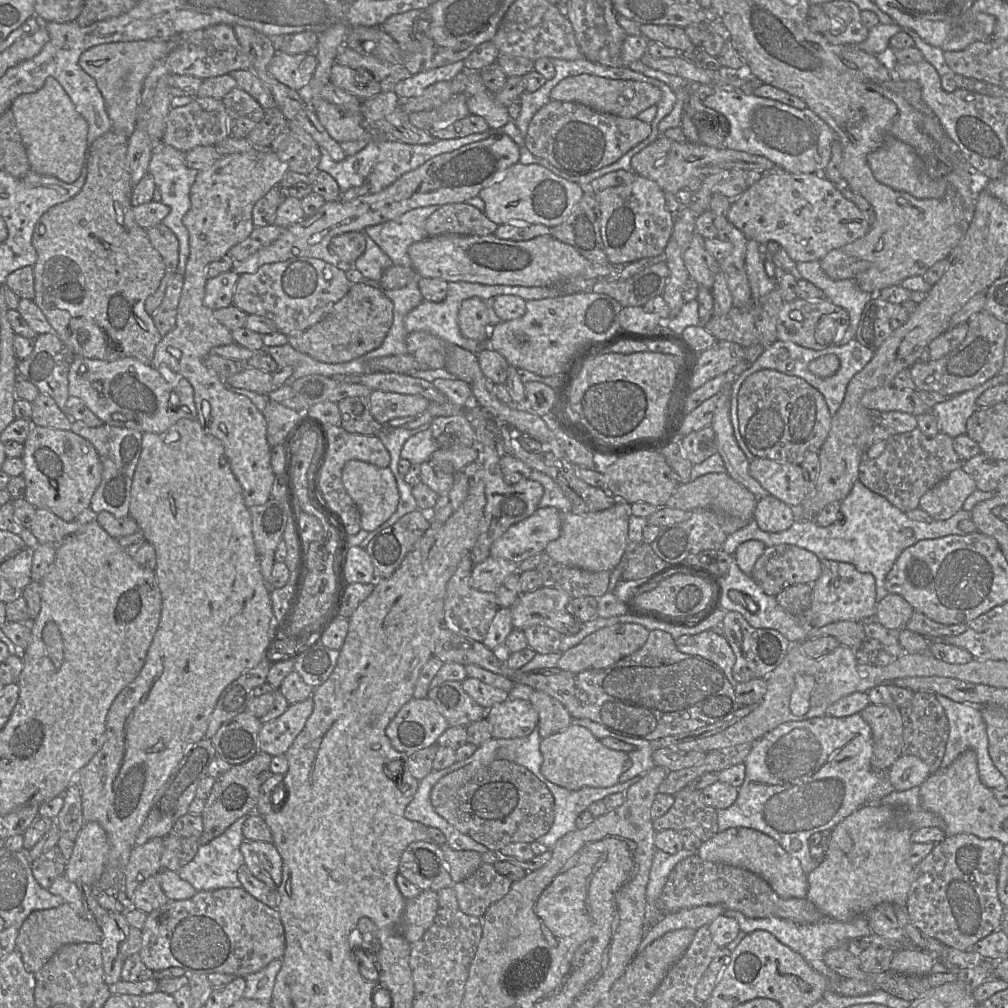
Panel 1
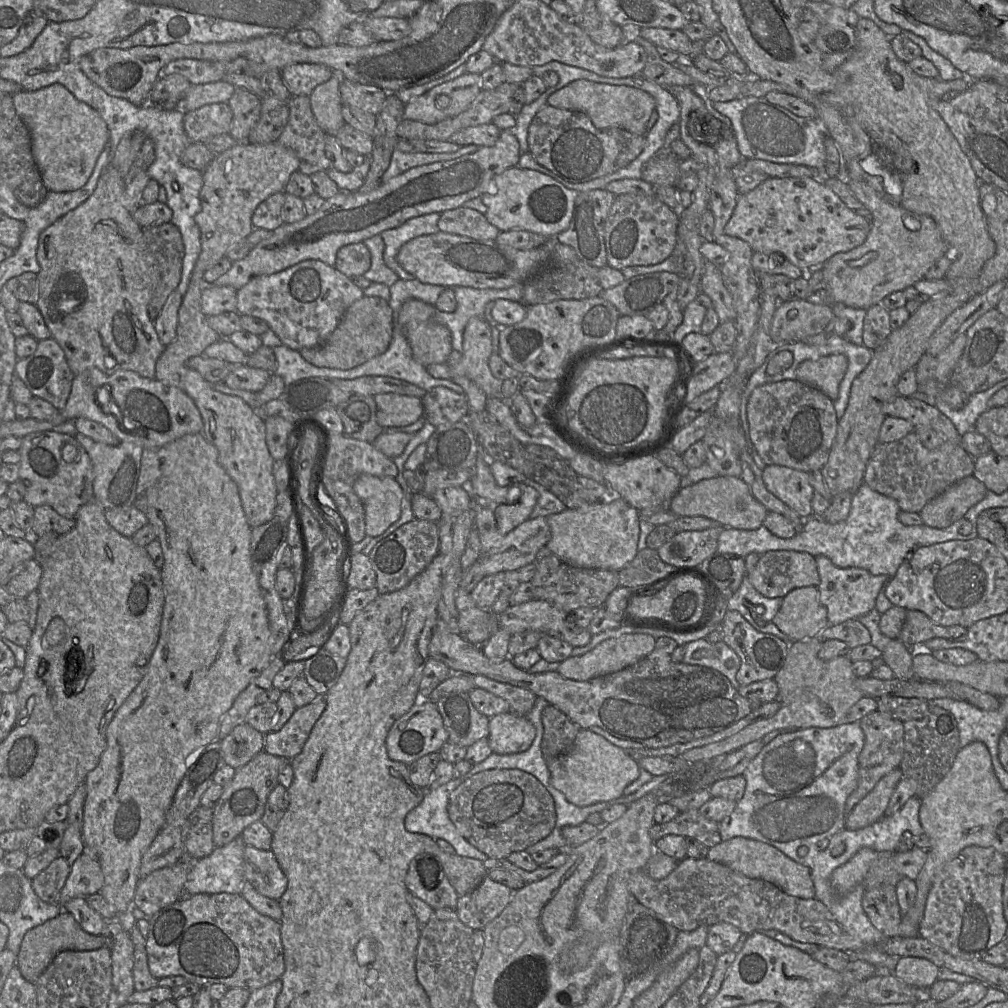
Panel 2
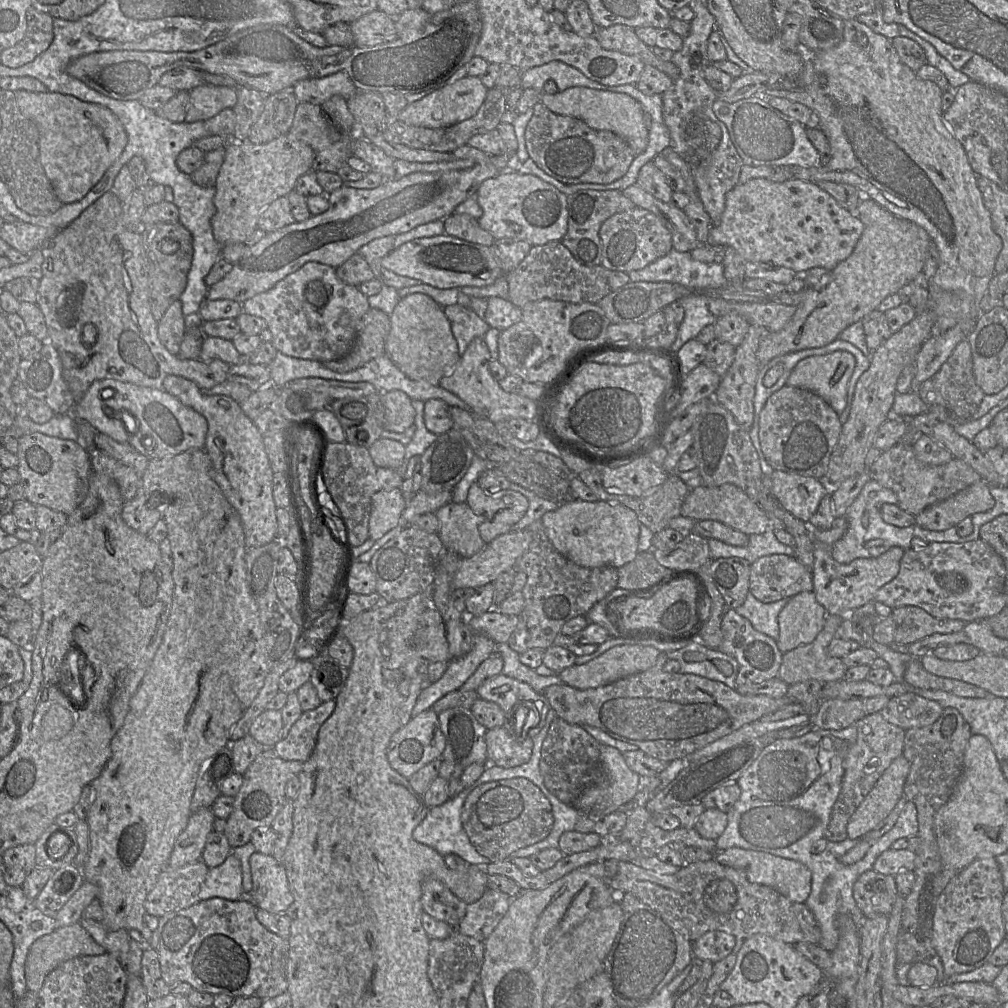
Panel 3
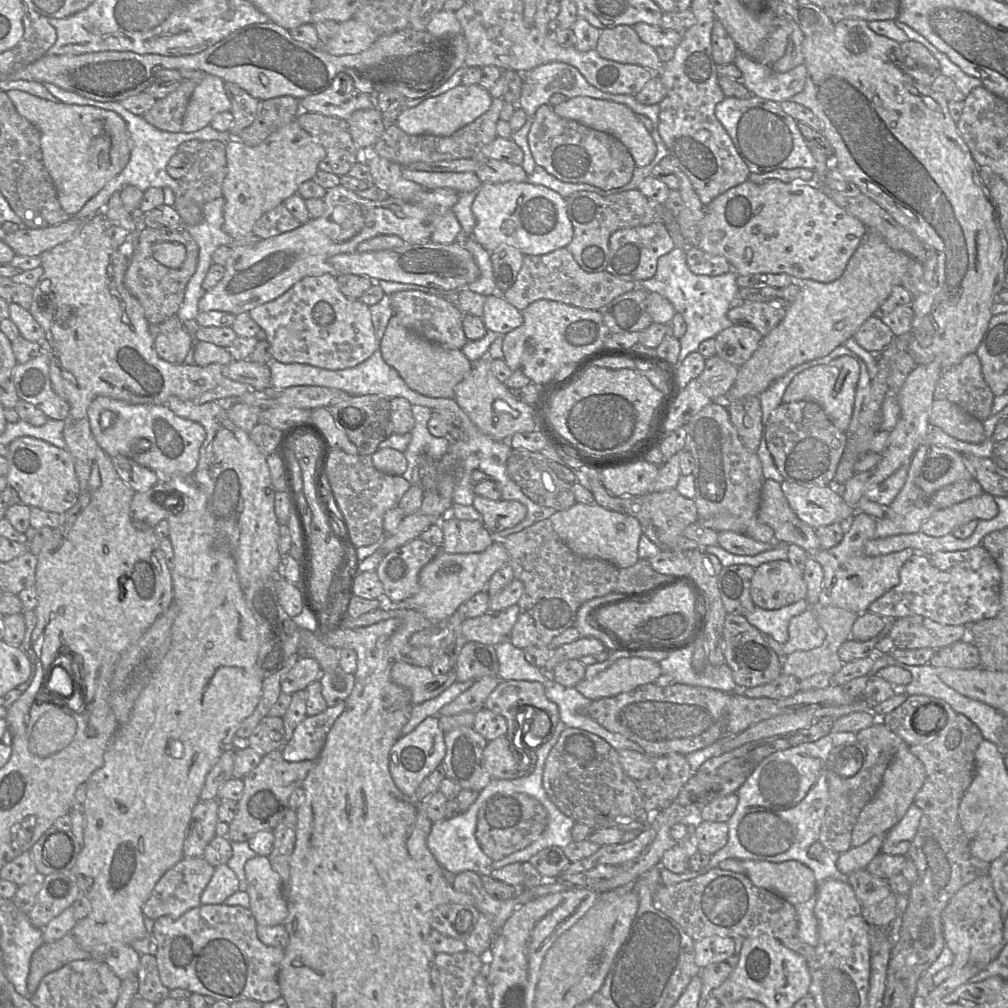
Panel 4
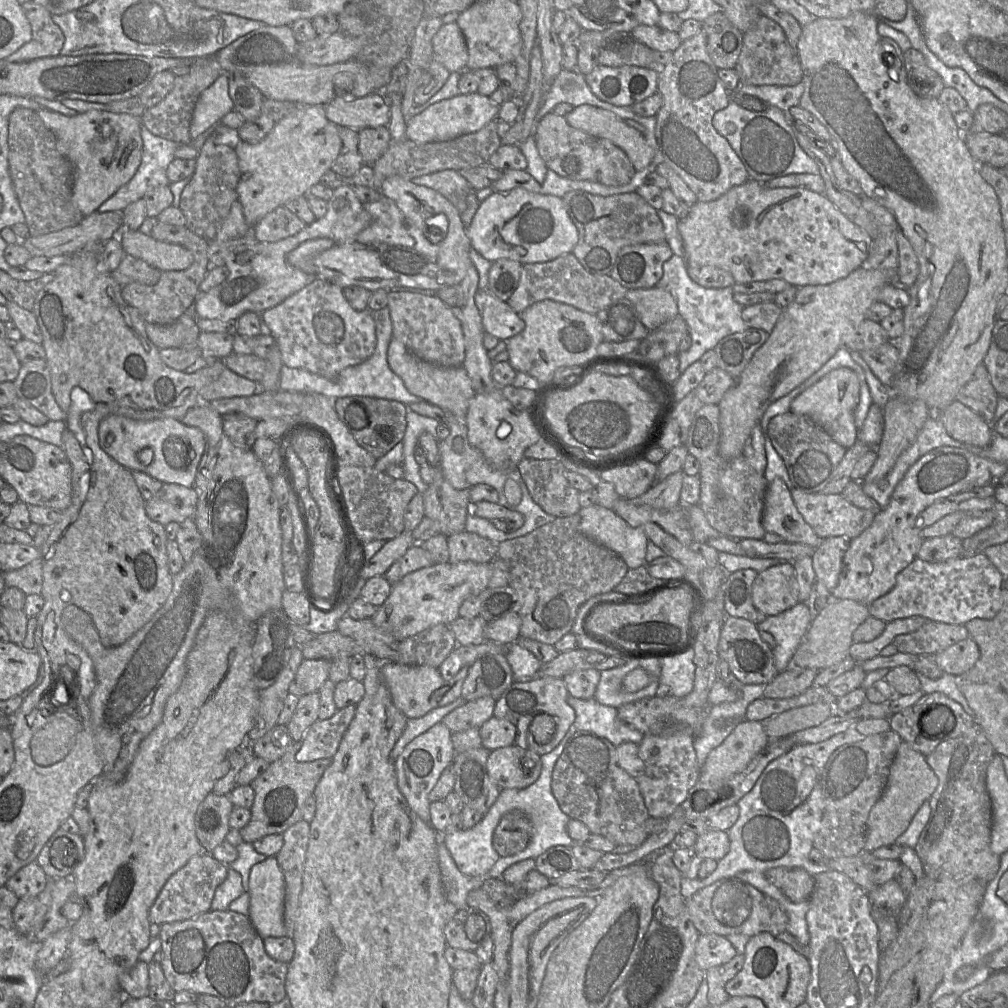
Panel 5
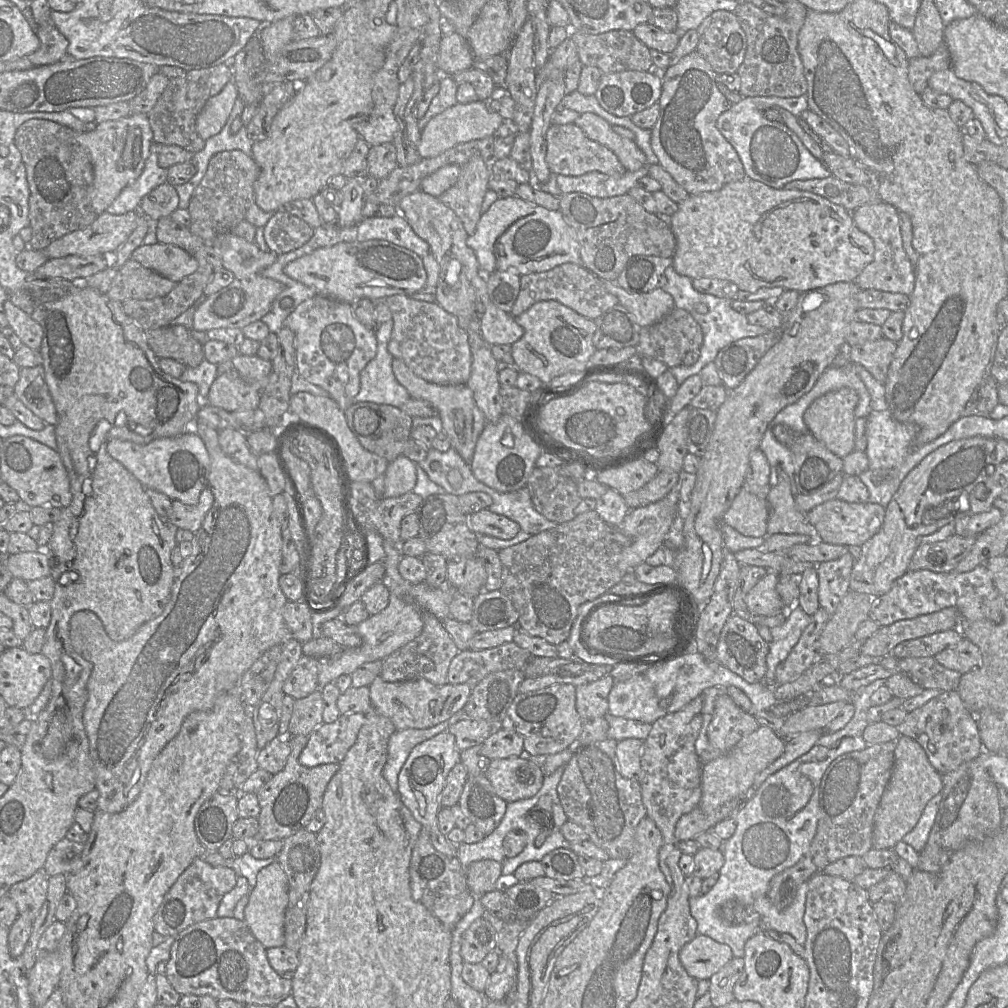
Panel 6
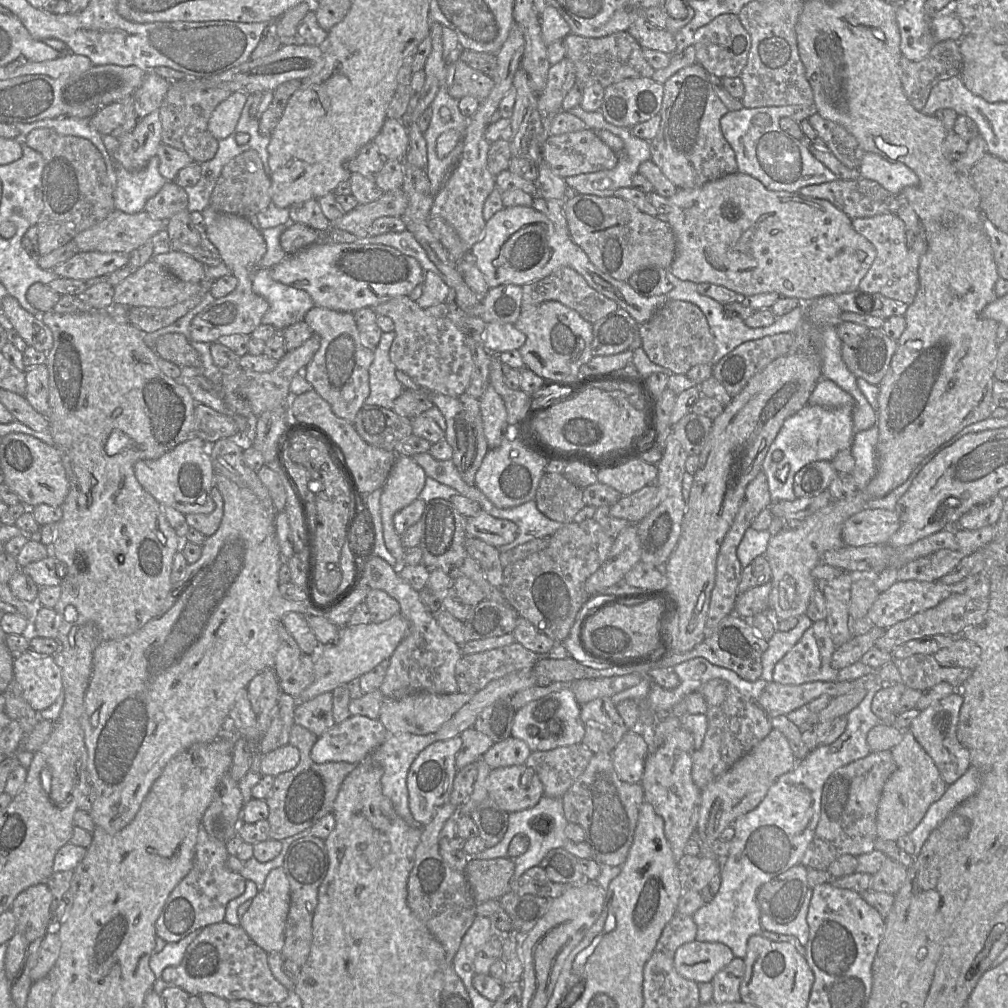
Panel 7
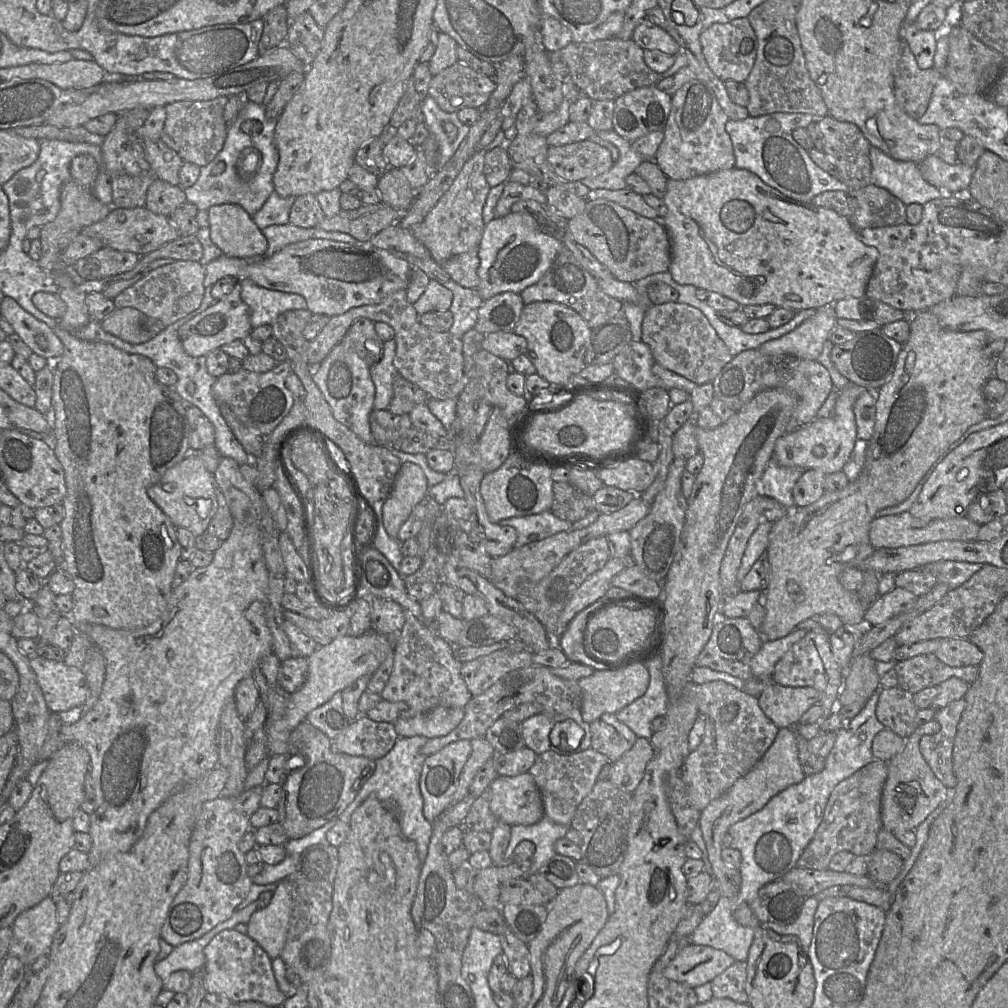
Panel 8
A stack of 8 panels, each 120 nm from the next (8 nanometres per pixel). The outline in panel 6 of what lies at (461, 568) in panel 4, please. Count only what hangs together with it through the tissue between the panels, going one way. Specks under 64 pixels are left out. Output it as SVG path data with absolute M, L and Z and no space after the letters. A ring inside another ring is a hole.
M384 539L386 569L383 581L390 591L388 606L380 613L370 615L366 620L357 625L362 638L362 644L355 648L346 648L339 655L321 661L318 676L319 689L329 683L334 683L338 677L344 674L351 675L359 666L367 662L383 660L394 651L409 643L420 635L423 629L423 613L428 612L440 620L450 616L449 606L457 590L446 583L444 586L433 588L425 582L413 584L405 580L399 573L399 563L404 556L399 543Z

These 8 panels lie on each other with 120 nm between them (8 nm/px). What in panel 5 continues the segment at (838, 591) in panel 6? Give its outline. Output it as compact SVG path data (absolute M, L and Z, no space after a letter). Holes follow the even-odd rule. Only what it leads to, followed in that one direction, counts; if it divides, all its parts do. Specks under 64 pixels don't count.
M845 536L821 539L811 557L816 581L822 582L829 592L838 584L843 558L850 540Z

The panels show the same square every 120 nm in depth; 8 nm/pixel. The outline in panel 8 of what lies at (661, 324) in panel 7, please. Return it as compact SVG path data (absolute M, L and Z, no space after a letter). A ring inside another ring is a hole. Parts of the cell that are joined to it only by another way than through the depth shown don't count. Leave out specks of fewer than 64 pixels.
M684 303L651 305L644 315L641 338L650 347L657 364L697 385L712 382L733 358L706 316L699 309Z

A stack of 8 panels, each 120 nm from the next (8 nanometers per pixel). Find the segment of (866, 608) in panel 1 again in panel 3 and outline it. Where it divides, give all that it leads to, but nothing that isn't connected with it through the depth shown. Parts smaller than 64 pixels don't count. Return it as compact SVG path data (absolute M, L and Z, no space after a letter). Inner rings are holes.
M836 518L831 528L812 530L814 542L814 564L811 569L817 601L827 614L846 617L868 603L874 603L875 595L881 587L892 581L900 571L900 563L905 553L901 547L893 547L876 558L856 559L849 564L837 562L831 554L831 546L847 531L845 518Z

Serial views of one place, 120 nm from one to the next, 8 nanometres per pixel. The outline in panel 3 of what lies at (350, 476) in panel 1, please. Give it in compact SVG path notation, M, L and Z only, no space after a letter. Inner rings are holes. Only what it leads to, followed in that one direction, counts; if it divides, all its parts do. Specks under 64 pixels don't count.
M400 488L376 492L371 498L369 538L376 541L401 523L406 503Z

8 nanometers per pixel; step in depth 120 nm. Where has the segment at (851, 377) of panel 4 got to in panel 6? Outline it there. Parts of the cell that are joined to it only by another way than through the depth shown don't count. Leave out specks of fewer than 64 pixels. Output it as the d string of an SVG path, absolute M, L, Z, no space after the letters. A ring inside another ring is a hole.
M843 387L828 392L817 398L807 408L803 419L809 432L822 442L831 452L843 458L854 450L855 446L855 416L854 409L858 402L855 390Z

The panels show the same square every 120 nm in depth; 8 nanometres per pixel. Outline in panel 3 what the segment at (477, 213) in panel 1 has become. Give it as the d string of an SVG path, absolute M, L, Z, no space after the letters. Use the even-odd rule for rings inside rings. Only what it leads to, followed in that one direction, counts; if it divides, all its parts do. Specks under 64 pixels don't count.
M451 214L443 220L444 234L454 236L471 243L491 246L494 237L482 229L478 221L468 214Z

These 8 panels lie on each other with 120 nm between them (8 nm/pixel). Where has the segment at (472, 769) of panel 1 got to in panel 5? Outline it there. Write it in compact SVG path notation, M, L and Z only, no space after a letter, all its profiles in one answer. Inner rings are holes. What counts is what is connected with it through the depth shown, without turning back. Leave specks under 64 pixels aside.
M511 810L504 814L493 834L492 844L500 857L524 850L533 836L533 826L526 814Z

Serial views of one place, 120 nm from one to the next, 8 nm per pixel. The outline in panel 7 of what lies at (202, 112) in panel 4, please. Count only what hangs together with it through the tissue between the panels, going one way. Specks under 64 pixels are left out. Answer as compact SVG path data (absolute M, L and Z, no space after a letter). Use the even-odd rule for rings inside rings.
M232 92L214 109L208 121L208 130L218 141L235 130L247 96L242 92Z

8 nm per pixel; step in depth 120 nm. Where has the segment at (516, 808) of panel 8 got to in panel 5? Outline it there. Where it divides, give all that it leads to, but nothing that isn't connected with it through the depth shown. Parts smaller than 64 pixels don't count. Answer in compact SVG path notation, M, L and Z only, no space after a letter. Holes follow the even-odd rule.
M517 745L490 751L487 759L488 774L500 790L532 785L539 778L541 767L538 754Z

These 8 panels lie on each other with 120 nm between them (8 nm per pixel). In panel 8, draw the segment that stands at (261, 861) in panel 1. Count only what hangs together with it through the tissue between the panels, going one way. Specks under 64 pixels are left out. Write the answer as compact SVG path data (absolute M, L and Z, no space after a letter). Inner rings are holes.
M280 881L270 904L257 909L247 923L247 934L271 959L279 957L285 945L292 899L287 881Z

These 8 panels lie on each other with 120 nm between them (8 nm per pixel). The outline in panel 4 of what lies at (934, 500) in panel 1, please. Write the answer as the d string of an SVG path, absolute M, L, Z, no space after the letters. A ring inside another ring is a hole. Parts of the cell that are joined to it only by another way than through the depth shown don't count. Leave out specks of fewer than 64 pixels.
M982 494L936 510L921 525L920 531L928 536L942 537L971 520L990 520L998 514L998 505L994 496Z

